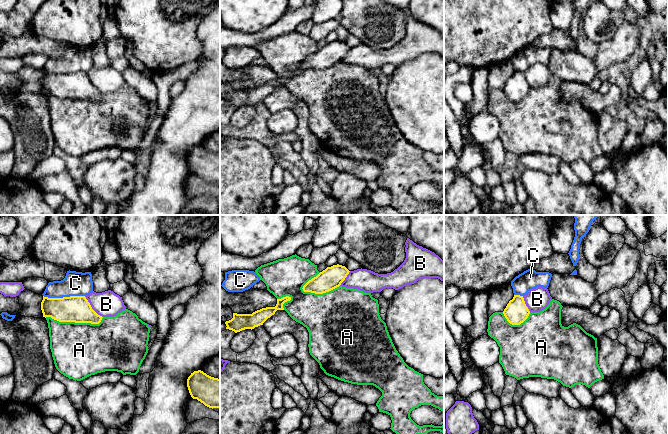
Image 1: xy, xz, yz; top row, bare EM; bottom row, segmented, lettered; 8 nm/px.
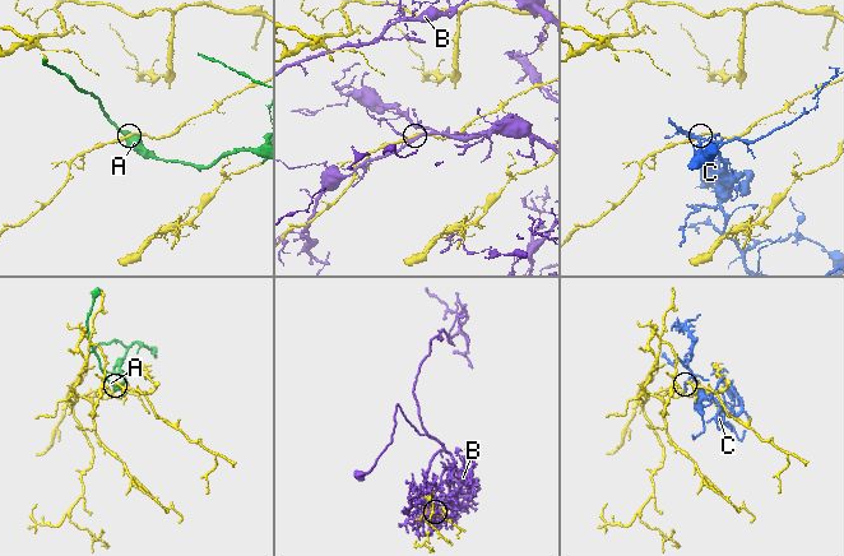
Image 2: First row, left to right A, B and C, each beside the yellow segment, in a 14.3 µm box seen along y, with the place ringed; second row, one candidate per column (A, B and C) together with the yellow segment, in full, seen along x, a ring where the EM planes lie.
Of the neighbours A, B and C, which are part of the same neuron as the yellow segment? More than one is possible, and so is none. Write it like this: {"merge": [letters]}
{"merge": []}

